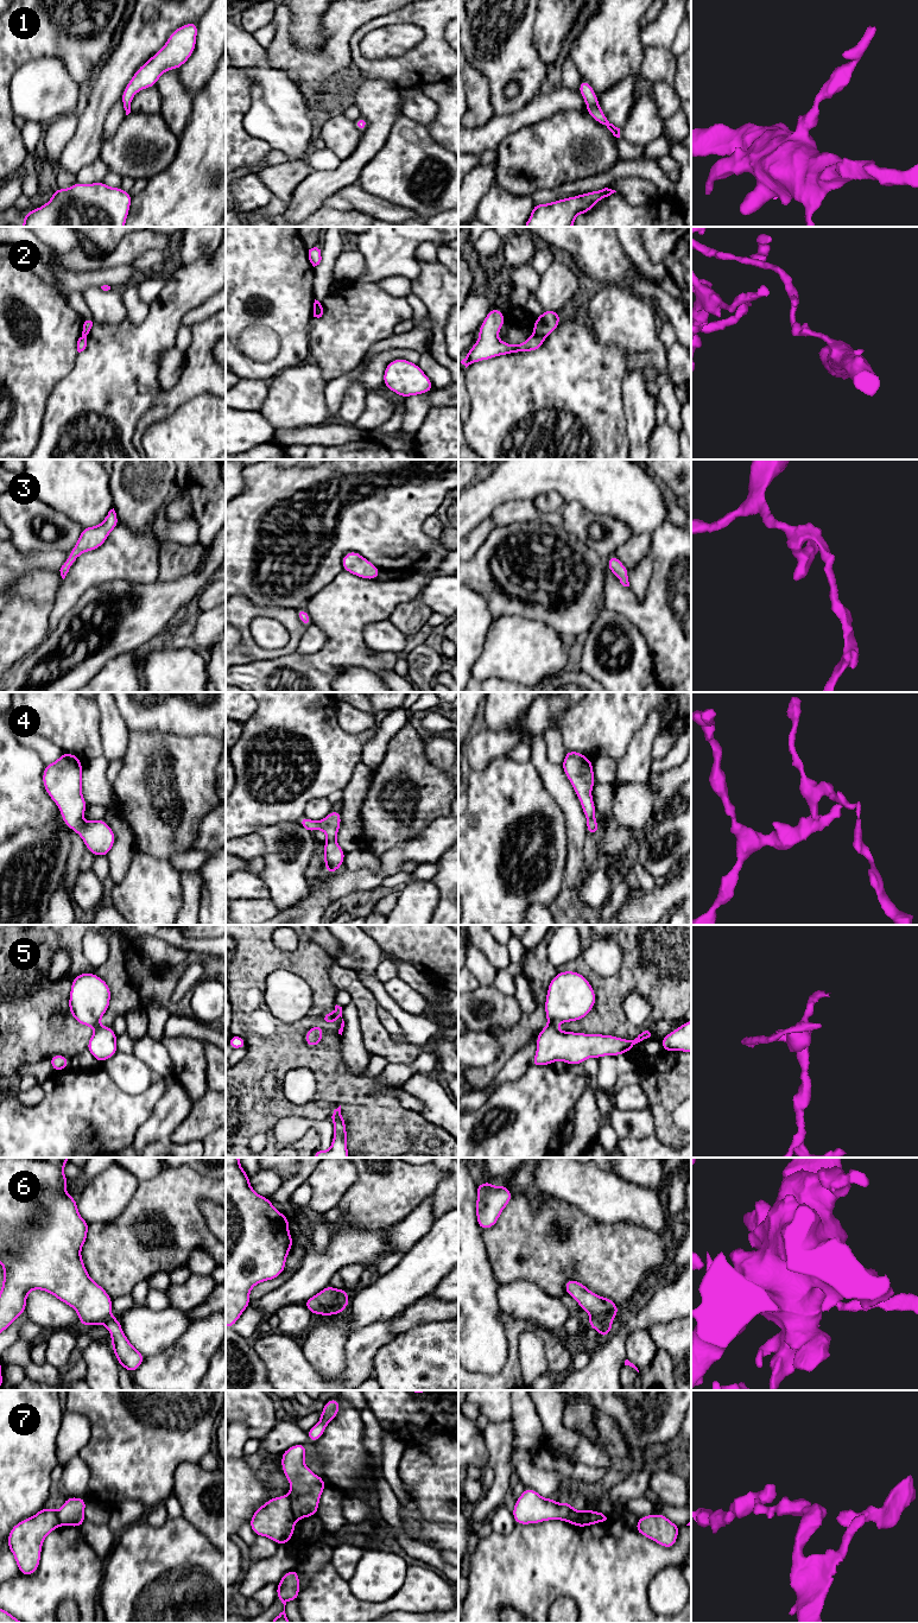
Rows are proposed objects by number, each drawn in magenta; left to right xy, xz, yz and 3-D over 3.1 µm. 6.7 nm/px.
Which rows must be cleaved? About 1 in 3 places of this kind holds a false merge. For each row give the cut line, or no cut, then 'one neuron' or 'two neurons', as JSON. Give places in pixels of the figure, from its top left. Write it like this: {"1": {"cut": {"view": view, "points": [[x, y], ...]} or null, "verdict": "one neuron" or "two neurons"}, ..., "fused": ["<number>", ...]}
{"1": {"cut": null, "verdict": "one neuron"}, "2": {"cut": {"view": "yz", "points": [[533, 333], [544, 337]]}, "verdict": "two neurons"}, "3": {"cut": null, "verdict": "one neuron"}, "4": {"cut": null, "verdict": "one neuron"}, "5": {"cut": null, "verdict": "one neuron"}, "6": {"cut": {"view": "yz", "points": [[590, 1316], [611, 1322]]}, "verdict": "two neurons"}, "7": {"cut": {"view": "xz", "points": [[287, 1495], [291, 1502], [291, 1511], [296, 1520]]}, "verdict": "two neurons"}, "fused": ["2", "6", "7"]}

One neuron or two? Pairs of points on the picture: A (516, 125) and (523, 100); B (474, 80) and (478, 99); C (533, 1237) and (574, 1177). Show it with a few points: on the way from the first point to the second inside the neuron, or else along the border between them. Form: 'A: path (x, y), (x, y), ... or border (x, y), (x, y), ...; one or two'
A: border (538, 93), (519, 109), (508, 114), (495, 115); two
B: path (476, 84), (478, 94); one
C: border (542, 1191), (563, 1199), (584, 1212); two

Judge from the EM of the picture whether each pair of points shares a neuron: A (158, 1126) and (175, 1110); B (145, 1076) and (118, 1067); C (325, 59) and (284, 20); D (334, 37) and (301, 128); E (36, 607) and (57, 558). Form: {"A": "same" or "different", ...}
{"A": "same", "B": "same", "C": "same", "D": "different", "E": "different"}

